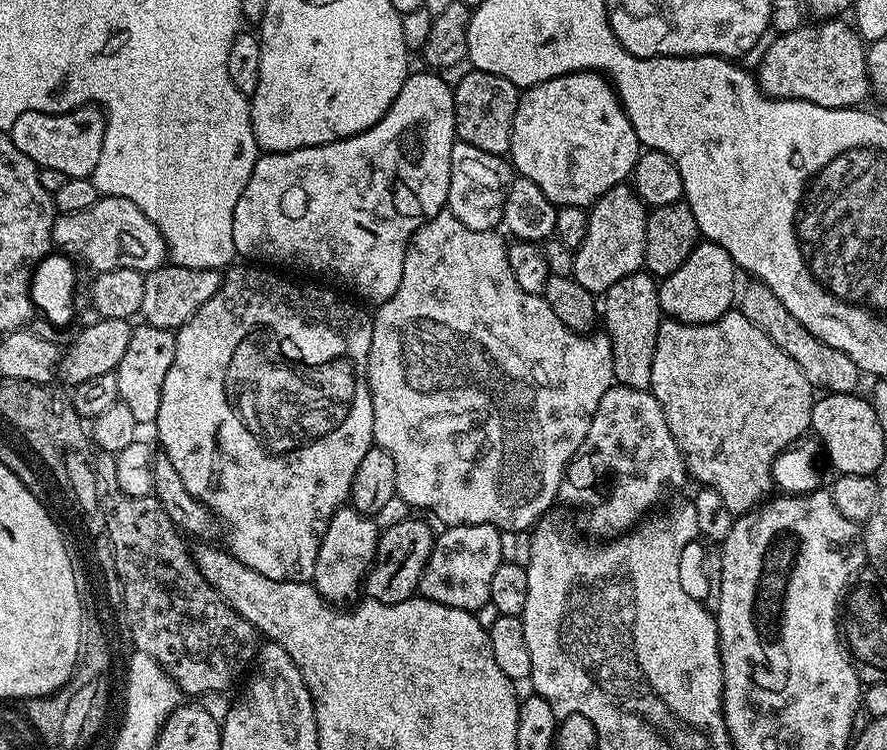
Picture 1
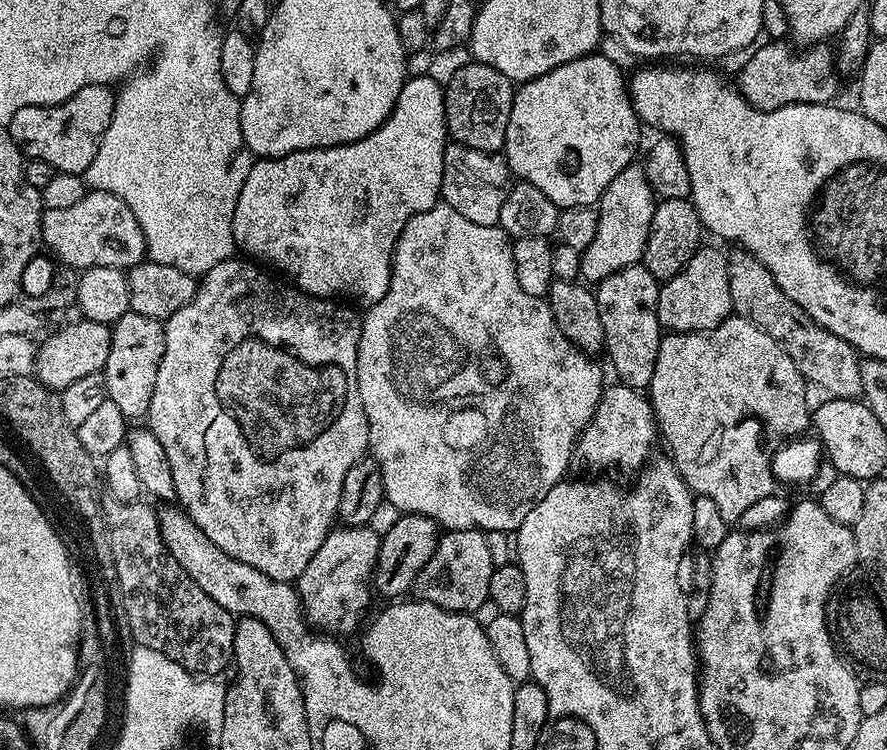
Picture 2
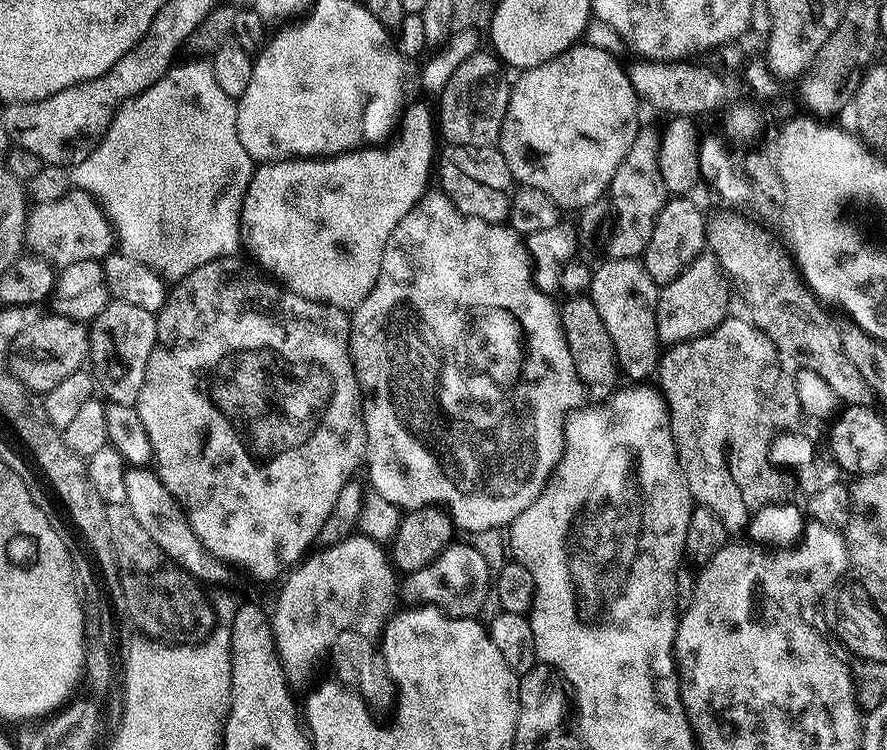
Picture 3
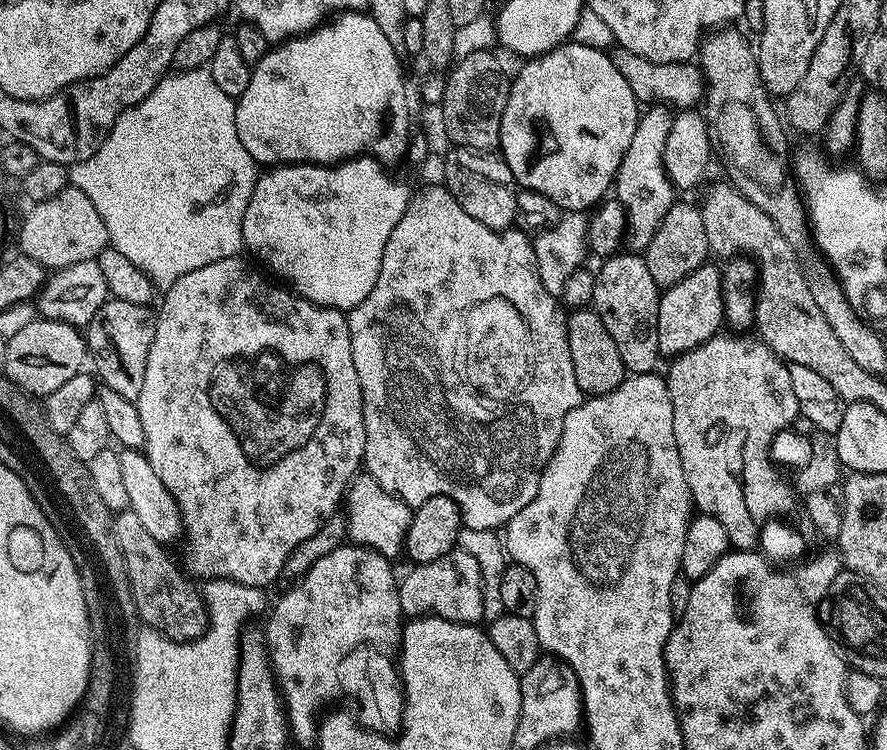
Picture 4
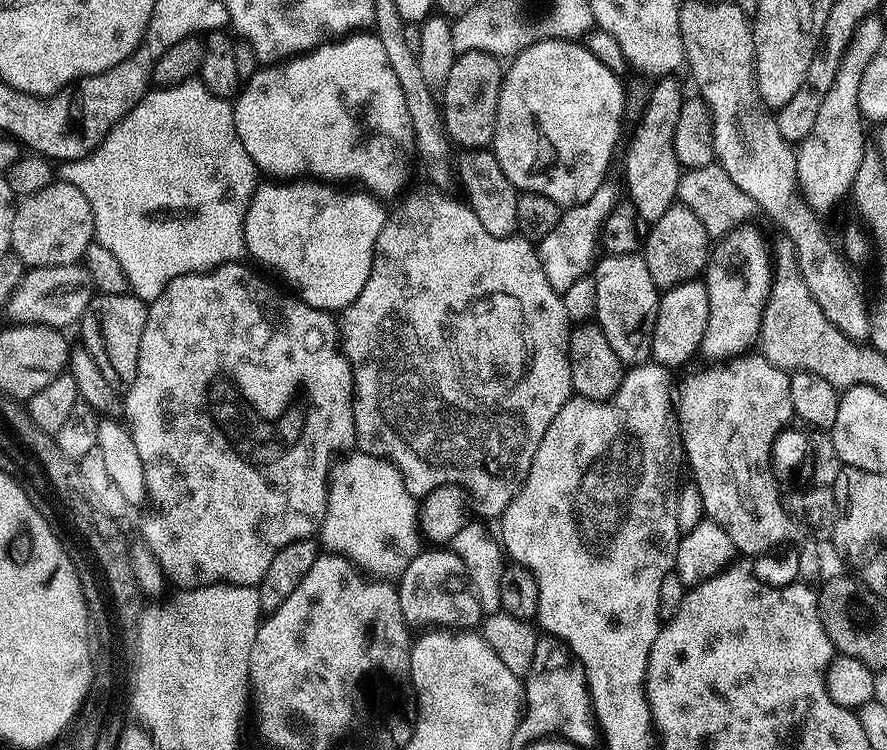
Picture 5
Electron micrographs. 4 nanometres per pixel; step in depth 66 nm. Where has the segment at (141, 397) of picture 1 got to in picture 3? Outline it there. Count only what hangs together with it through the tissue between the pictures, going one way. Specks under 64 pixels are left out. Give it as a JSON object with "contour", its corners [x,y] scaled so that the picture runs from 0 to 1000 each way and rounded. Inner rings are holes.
{"contour":[[[127,399],[101,432],[101,480],[108,484],[112,505],[117,505],[116,527],[127,539],[152,540],[165,509],[167,484],[176,464],[177,417]]]}

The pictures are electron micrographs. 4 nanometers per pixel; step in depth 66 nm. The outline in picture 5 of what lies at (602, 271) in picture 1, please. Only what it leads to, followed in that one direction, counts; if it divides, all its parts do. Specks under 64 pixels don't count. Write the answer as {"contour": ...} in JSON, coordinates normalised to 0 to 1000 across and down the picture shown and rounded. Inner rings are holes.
{"contour":[[[746,104],[740,109],[731,135],[726,139],[726,151],[722,155],[722,167],[713,176],[713,188],[708,192],[708,204],[703,208],[703,245],[708,249],[707,265],[717,277],[717,287],[727,300],[735,300],[758,272],[763,271],[762,255],[767,247],[769,225],[760,205],[760,168],[764,168],[764,152],[769,152],[772,124],[767,124],[766,112],[760,104]]]}

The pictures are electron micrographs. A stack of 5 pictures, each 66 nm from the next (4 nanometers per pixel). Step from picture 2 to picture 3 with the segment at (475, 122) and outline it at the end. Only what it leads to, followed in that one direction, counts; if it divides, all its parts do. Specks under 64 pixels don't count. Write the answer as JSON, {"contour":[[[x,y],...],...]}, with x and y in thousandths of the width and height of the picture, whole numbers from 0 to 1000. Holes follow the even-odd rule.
{"contour":[[[540,67],[530,72],[528,77],[514,93],[507,99],[507,107],[494,127],[496,149],[494,144],[494,176],[497,183],[505,185],[506,193],[516,197],[530,197],[533,200],[550,200],[563,193],[566,179],[566,163],[570,157],[573,145],[573,125],[575,107],[568,103],[570,91],[567,84],[554,68]]]}

